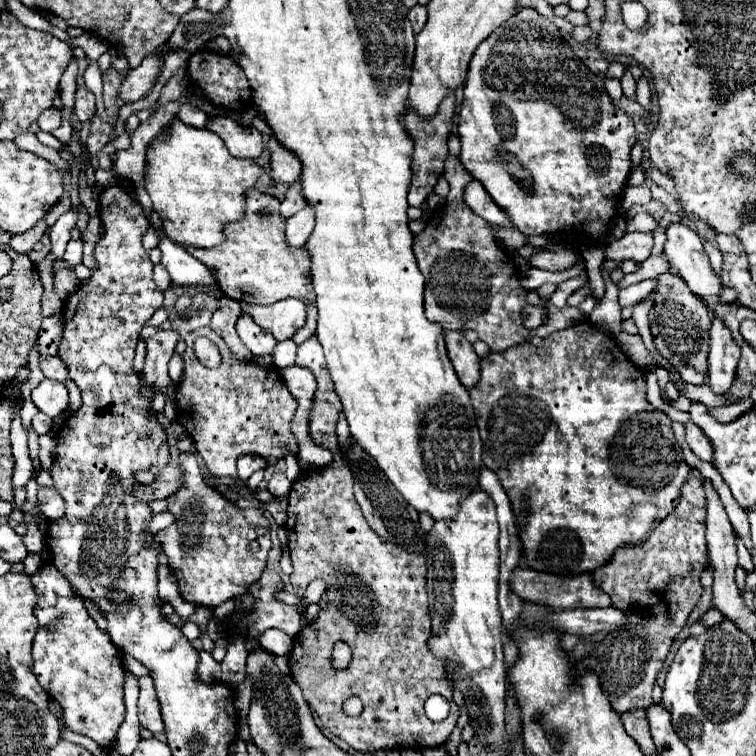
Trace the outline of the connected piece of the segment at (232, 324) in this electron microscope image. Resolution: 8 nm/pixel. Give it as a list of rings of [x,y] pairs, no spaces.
[[[222,298],[220,300],[220,306],[218,310],[212,314],[212,322],[210,322],[210,328],[216,330],[224,342],[228,344],[228,348],[232,348],[232,354],[238,358],[238,360],[252,360],[252,352],[248,352],[248,346],[240,340],[238,332],[236,332],[236,320],[238,316],[242,314],[240,310],[240,302],[238,300],[232,300],[232,298]]]

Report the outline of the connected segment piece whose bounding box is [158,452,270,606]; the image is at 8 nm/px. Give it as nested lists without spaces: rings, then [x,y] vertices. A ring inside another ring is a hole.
[[[182,452],[180,466],[184,470],[184,486],[168,498],[168,504],[184,504],[180,512],[176,512],[176,522],[158,532],[158,540],[164,544],[164,552],[168,556],[168,566],[172,568],[180,596],[186,602],[218,606],[226,600],[232,600],[244,594],[250,584],[254,584],[266,568],[266,554],[270,550],[270,536],[264,534],[260,540],[260,554],[248,552],[248,542],[258,536],[260,526],[268,526],[264,510],[250,508],[242,510],[234,506],[234,524],[230,512],[230,500],[216,488],[208,486],[200,474],[196,452]],[[182,580],[186,586],[182,586]]]

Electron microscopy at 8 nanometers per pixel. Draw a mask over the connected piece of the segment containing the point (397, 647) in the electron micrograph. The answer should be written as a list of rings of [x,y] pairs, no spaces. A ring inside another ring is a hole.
[[[308,338],[298,346],[296,364],[312,370],[316,376],[318,390],[310,412],[310,434],[318,446],[332,452],[334,460],[328,466],[302,470],[302,476],[292,482],[288,494],[288,520],[284,526],[294,564],[294,572],[290,574],[292,590],[296,596],[302,596],[306,586],[316,578],[330,586],[324,592],[330,600],[328,608],[320,608],[318,616],[294,638],[288,656],[290,676],[302,688],[304,700],[316,710],[322,726],[354,750],[436,748],[452,734],[460,710],[452,700],[452,684],[448,682],[444,664],[426,648],[430,636],[426,558],[408,554],[392,542],[384,542],[364,520],[352,494],[352,470],[338,450],[336,424],[342,404],[334,392],[316,338]],[[338,640],[352,648],[354,656],[348,670],[332,668],[330,650]],[[350,694],[362,698],[364,710],[358,718],[350,718],[342,712],[342,702]],[[430,694],[442,694],[448,698],[452,708],[444,722],[432,722],[426,718],[424,700]]]

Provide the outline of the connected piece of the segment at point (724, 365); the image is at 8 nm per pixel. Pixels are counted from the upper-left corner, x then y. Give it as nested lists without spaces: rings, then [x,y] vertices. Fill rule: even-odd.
[[[718,316],[712,318],[712,328],[710,328],[710,354],[708,354],[708,374],[710,382],[708,386],[716,394],[726,394],[730,388],[734,374],[736,374],[736,364],[740,360],[740,346],[732,340],[732,332],[722,324]]]

